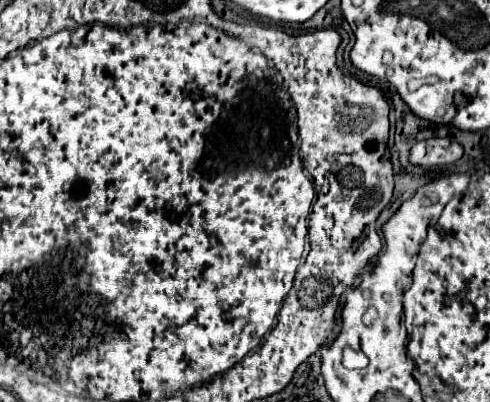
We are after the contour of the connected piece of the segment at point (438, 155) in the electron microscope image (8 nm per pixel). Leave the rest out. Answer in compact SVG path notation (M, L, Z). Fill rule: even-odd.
M432 137L426 141L418 141L412 147L410 161L416 161L424 167L436 167L436 165L452 165L462 157L464 149L460 143L448 139L448 137Z

